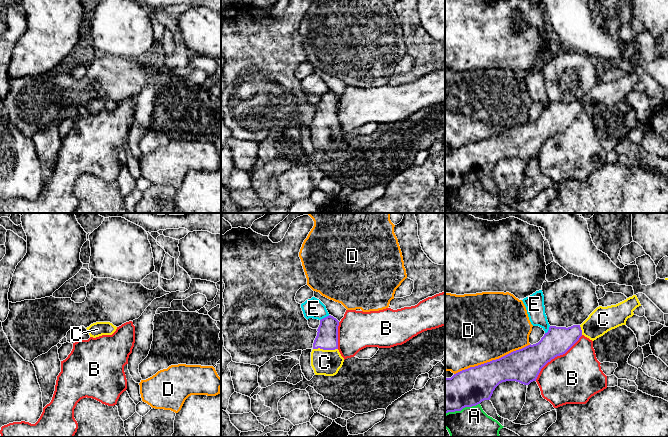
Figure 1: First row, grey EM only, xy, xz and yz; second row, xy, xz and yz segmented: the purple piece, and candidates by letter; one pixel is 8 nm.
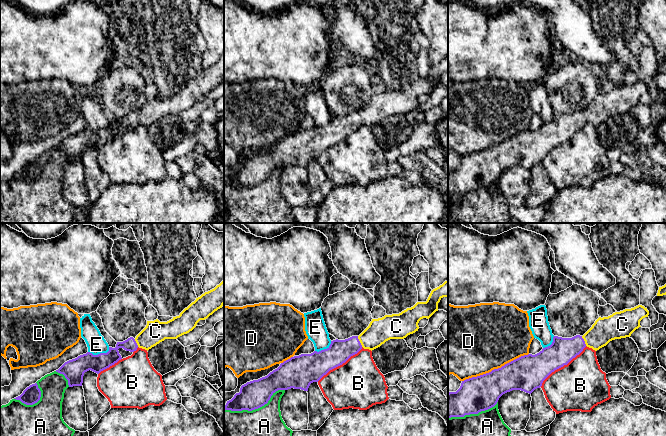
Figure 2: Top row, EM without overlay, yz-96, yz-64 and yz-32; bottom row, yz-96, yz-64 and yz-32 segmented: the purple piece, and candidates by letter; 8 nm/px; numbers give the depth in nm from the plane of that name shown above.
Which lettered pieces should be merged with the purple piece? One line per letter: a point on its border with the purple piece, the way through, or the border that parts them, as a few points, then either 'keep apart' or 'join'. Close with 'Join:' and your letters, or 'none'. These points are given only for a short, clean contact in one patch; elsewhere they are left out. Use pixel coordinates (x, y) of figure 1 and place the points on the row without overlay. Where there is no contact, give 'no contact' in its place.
A: yz (462, 184) | keep apart
B: yz (556, 132) | keep apart
C: xz (325, 125) | across xz (327, 112), (325, 125), (324, 138) | join
D: yz (492, 136) | keep apart
E: xz (325, 93) | along xz (329, 91), (320, 96) | keep apart
Join: C

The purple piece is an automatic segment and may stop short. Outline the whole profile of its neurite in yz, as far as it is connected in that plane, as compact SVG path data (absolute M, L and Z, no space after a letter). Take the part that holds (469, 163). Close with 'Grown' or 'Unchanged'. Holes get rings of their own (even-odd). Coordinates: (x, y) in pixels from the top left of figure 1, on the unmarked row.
M636 71L616 81L599 82L581 101L573 101L568 104L550 102L548 108L536 120L530 120L499 135L462 146L451 154L445 154L445 190L461 187L465 183L476 182L484 176L490 176L493 167L502 158L516 157L529 161L536 157L541 145L548 138L565 130L582 111L594 117L608 107L626 101L627 95L634 91L633 87L639 82L641 80Z. Grown

